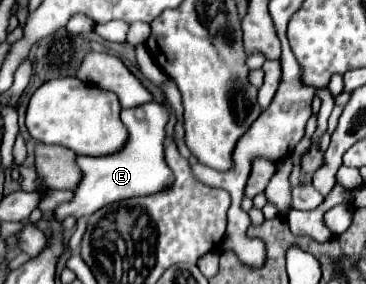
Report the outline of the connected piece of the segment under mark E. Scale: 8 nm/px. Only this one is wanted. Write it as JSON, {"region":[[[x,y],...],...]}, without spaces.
{"region":[[[151,100],[137,108],[123,108],[121,120],[123,124],[127,124],[127,132],[129,132],[125,146],[107,156],[97,156],[97,158],[77,156],[77,166],[81,170],[81,182],[77,184],[77,190],[73,190],[73,198],[55,208],[53,220],[63,222],[67,216],[75,216],[75,218],[91,216],[107,204],[133,198],[133,196],[155,194],[173,182],[173,174],[163,158],[167,108]]]}

